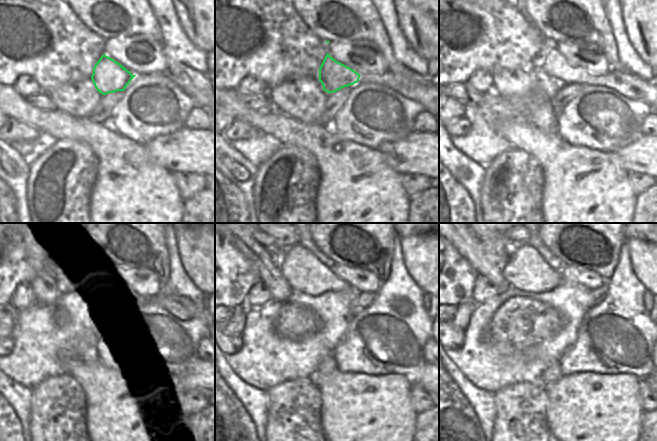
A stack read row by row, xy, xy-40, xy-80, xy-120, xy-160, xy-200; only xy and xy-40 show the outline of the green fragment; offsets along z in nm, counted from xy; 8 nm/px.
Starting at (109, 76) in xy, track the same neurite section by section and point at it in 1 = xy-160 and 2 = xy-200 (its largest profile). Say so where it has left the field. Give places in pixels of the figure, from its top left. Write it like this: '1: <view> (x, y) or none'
1: xy-160 (303, 271)
2: xy-200 (524, 269)

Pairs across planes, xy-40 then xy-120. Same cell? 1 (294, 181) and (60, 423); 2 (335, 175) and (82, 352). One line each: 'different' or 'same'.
1: same
2: different

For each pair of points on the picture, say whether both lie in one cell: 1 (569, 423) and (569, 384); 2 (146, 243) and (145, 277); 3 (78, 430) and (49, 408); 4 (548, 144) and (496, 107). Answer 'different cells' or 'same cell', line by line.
1: same cell
2: different cells
3: same cell
4: different cells

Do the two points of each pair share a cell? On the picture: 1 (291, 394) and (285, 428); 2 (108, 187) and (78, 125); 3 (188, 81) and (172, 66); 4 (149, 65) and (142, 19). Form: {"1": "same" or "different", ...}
{"1": "same", "2": "same", "3": "same", "4": "different"}

